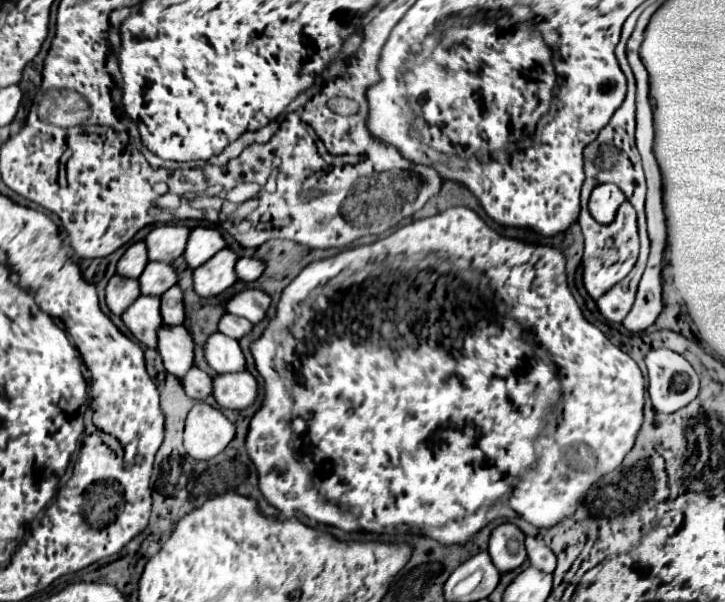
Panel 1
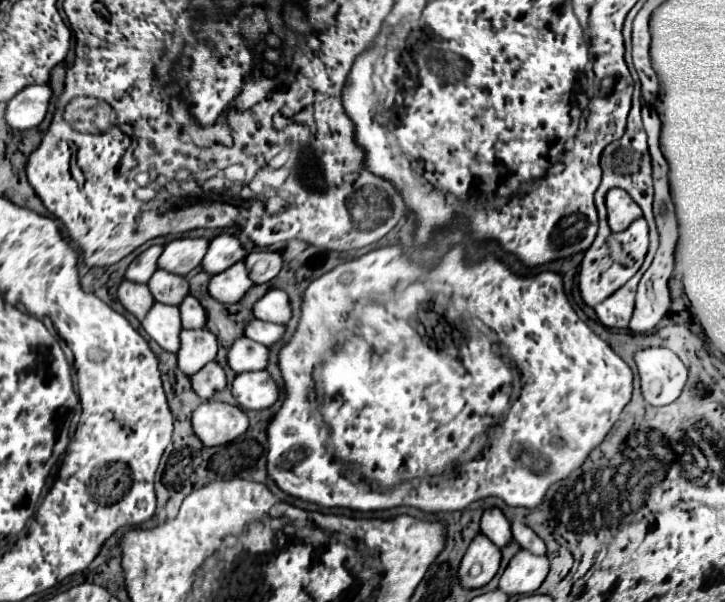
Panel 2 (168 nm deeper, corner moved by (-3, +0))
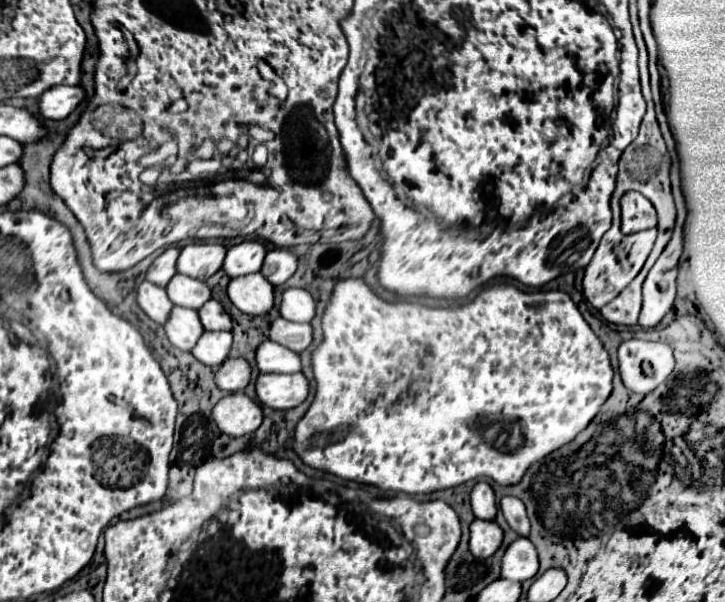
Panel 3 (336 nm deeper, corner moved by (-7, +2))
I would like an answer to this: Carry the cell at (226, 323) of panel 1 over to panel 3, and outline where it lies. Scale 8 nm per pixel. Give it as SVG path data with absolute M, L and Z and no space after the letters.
M277 318L269 326L269 338L277 344L283 344L283 346L295 350L295 352L301 352L313 340L311 324L297 324L297 322Z

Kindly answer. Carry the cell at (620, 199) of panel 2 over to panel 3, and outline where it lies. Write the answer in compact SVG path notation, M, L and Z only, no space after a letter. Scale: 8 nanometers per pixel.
M627 192L621 198L621 230L633 234L657 226L653 204L639 192Z

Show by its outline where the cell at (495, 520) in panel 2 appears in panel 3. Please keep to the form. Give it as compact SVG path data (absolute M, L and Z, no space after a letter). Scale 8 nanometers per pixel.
M477 482L471 492L471 506L473 514L481 520L495 520L499 508L493 494L493 488L487 482Z

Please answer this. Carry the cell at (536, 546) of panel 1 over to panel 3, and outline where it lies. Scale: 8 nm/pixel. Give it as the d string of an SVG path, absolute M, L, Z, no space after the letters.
M505 496L501 500L501 506L499 508L501 508L507 524L511 526L511 530L515 530L519 536L525 536L527 538L529 532L531 532L531 522L527 518L527 512L525 512L523 502L519 498L515 498L515 496Z

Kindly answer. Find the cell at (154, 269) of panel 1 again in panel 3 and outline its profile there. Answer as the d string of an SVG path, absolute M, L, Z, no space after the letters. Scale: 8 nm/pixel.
M175 274L175 278L171 278L171 282L165 286L165 290L173 304L193 308L193 310L201 308L211 298L211 290L207 288L207 284L203 280L189 278L183 274Z

